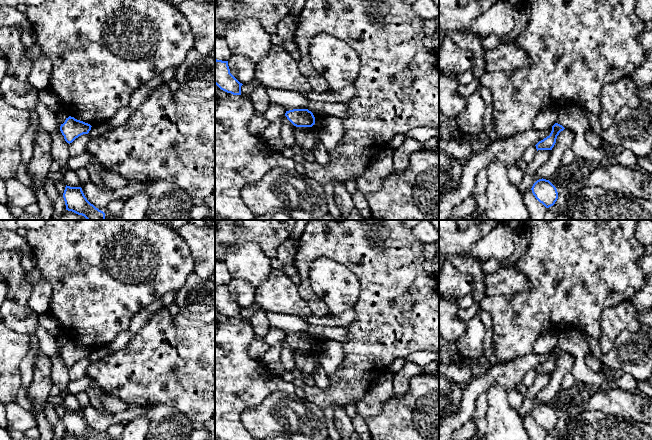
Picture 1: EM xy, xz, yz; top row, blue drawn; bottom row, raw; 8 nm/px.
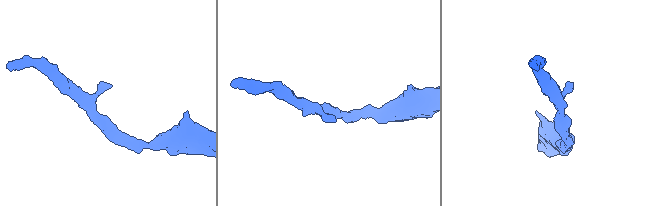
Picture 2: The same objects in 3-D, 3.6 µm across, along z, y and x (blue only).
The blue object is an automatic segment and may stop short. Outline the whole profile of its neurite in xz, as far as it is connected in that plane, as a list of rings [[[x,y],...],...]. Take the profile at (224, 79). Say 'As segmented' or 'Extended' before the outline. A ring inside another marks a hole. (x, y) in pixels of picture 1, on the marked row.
As segmented. [[[215,59],[215,84],[227,93],[241,95],[243,84],[230,73],[228,61]]]

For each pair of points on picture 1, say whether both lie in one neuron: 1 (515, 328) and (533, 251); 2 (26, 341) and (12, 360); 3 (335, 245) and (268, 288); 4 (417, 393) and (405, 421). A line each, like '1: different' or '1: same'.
1: same
2: same
3: different
4: same

